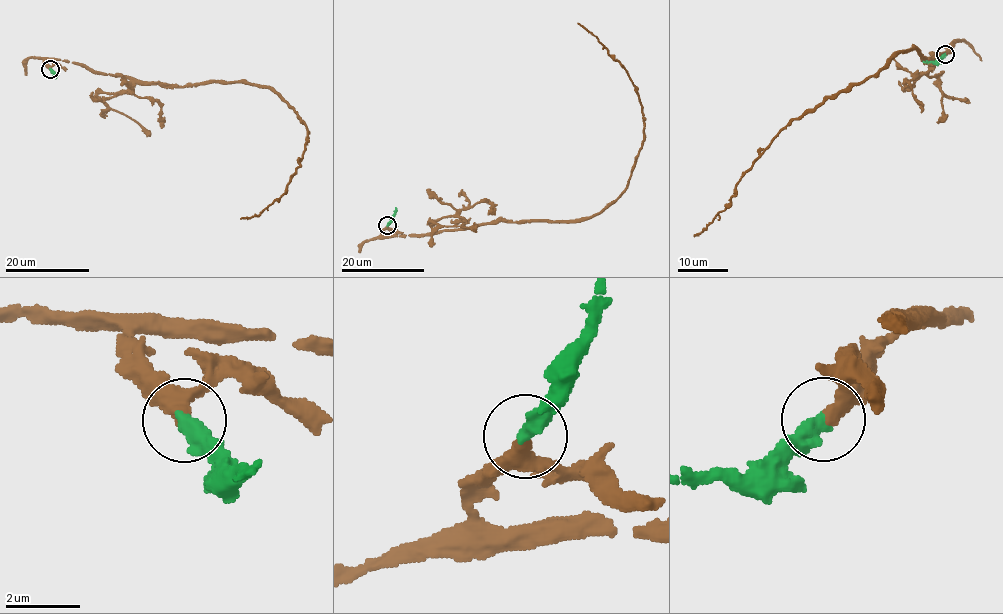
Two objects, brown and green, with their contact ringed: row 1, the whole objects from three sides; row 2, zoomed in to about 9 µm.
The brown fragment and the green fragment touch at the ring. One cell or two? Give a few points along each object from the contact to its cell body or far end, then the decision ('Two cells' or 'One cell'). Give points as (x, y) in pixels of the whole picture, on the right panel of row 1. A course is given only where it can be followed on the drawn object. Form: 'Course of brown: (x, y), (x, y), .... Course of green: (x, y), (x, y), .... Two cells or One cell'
Course of brown: (945, 54), (956, 42), (926, 60), (914, 46), (902, 50), (793, 119), (693, 236). Course of green: (945, 54), (931, 62), (922, 60). One cell

